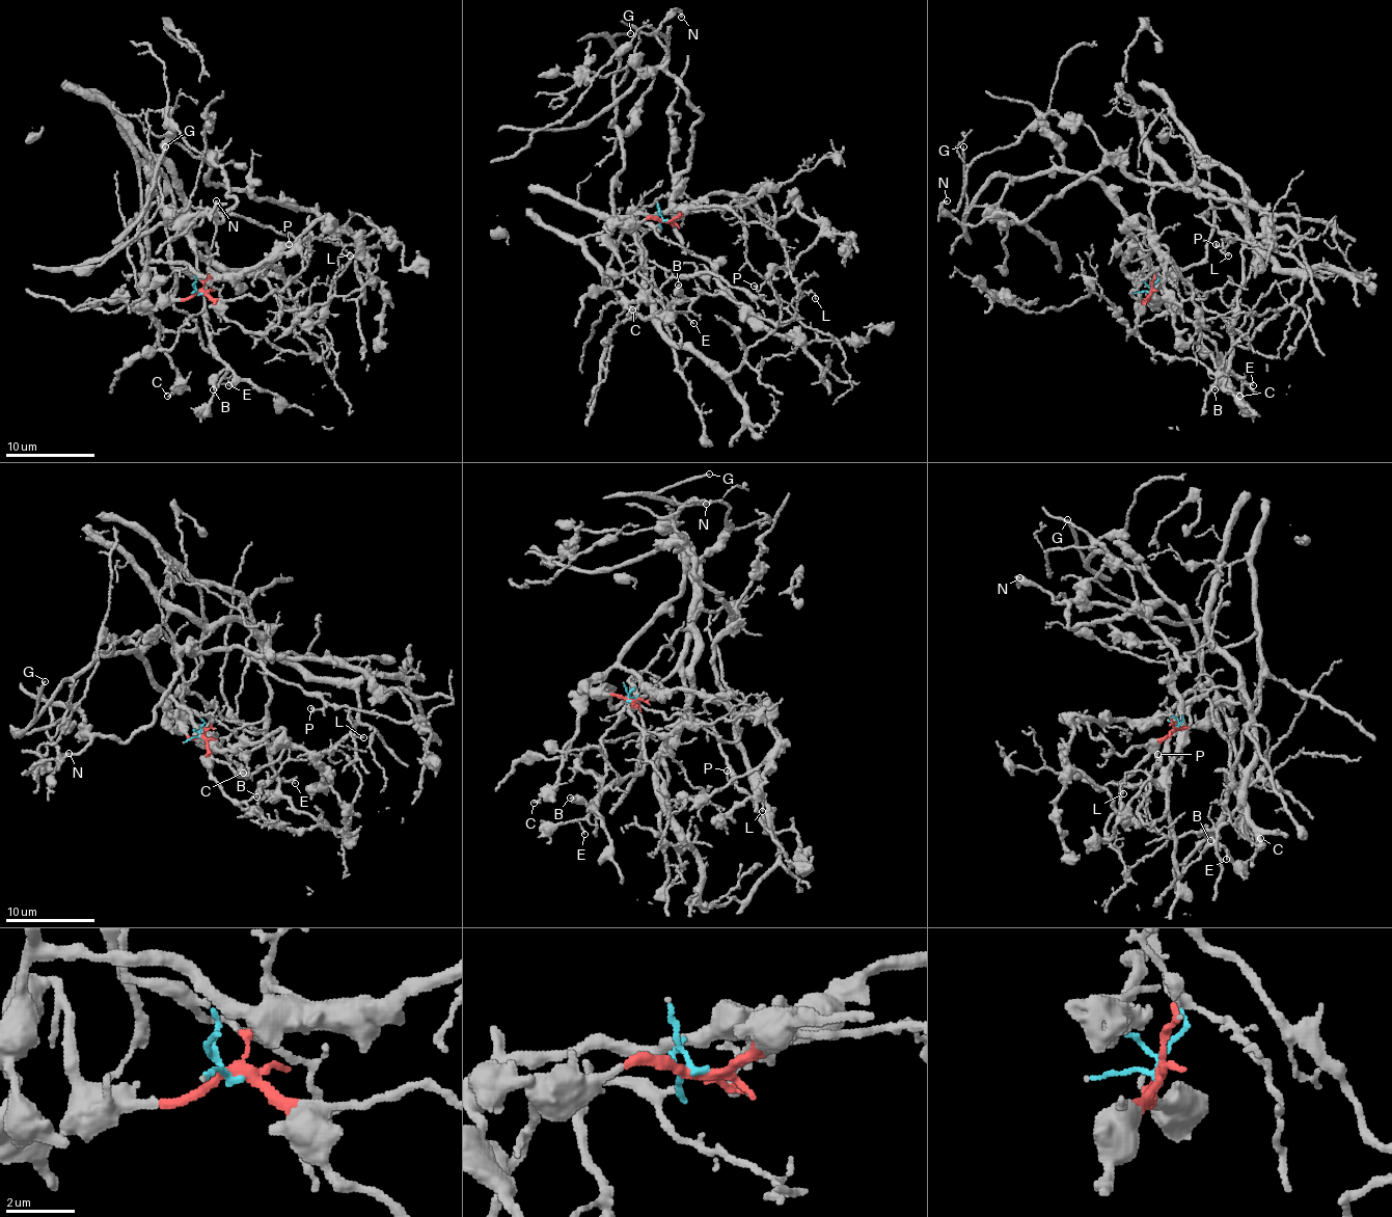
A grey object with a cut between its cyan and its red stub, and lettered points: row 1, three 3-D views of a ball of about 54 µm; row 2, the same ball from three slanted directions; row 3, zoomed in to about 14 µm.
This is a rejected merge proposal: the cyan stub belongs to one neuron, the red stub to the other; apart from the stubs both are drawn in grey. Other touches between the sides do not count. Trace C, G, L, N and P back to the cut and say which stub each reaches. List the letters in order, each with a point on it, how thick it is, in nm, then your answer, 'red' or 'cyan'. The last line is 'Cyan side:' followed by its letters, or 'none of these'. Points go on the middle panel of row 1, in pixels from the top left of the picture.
C: place (632, 309); calibre 170 nm; red
G: place (630, 33); calibre 190 nm; red
L: place (815, 298); calibre 110 nm; cyan
N: place (681, 17); calibre 200 nm; cyan
P: place (754, 286); calibre 170 nm; cyan
Cyan side: L, N, P

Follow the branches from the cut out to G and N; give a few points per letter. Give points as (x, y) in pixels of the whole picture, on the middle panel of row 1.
G: (664, 221), (673, 223), (676, 215), (616, 213), (613, 177), (622, 161), (613, 39), (631, 32)
N: (664, 221), (616, 219), (643, 288), (715, 272), (793, 332), (673, 223), (700, 117), (655, 30), (682, 17)

